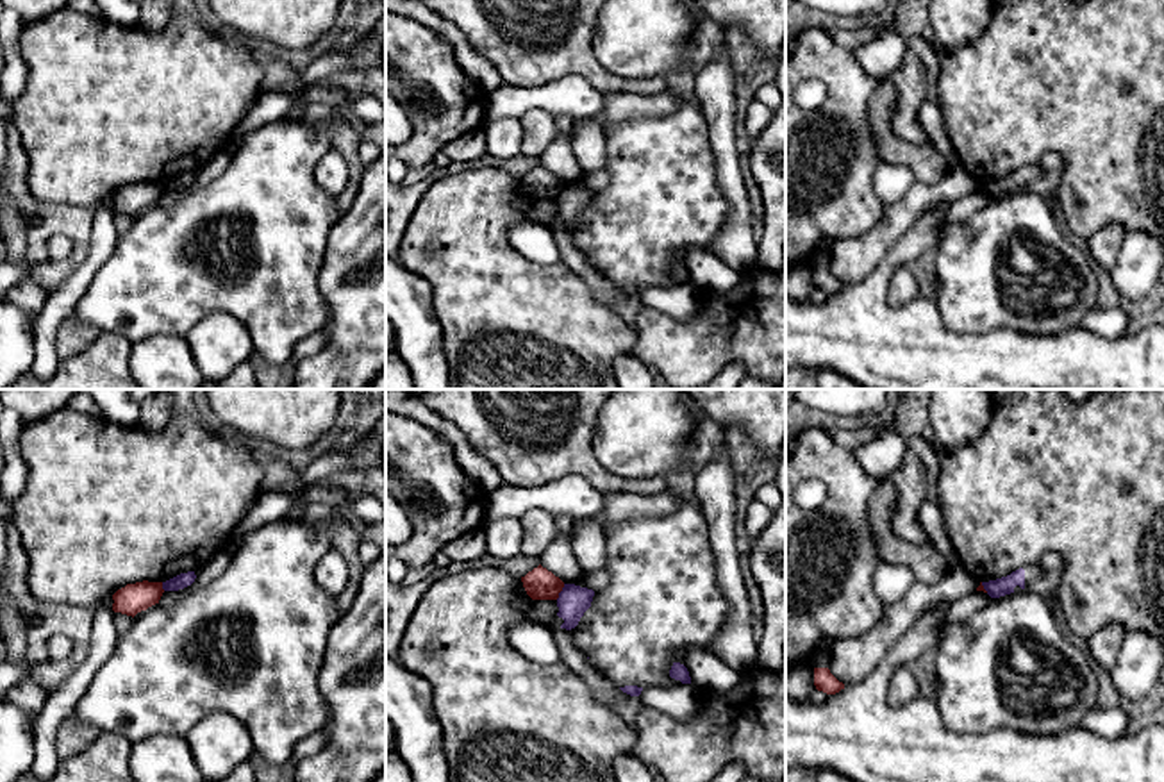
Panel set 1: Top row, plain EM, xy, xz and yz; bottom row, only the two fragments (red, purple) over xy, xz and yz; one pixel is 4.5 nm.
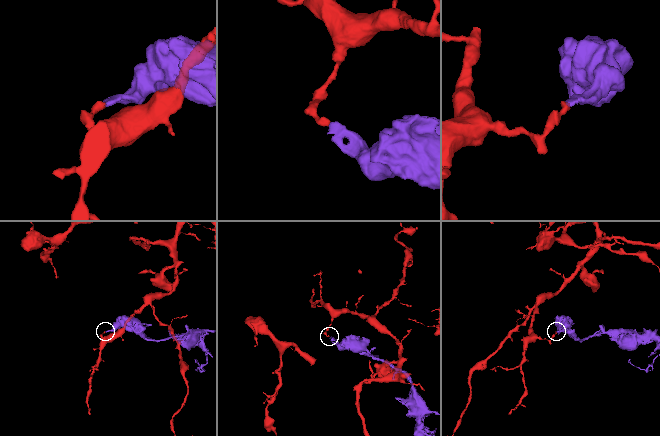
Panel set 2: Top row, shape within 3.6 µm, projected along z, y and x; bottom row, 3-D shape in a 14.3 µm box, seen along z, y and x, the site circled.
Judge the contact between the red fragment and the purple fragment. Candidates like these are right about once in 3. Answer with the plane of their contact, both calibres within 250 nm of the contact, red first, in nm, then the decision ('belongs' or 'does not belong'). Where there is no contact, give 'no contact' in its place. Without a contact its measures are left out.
xz | 140/140 nm | does not belong

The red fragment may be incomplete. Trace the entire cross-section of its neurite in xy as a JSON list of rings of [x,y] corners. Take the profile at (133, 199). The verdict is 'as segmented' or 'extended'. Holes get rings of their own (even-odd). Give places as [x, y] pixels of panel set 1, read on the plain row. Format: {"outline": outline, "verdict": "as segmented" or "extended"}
{"outline": [[[143,180],[127,184],[112,195],[112,211],[134,218],[137,212],[159,204],[162,193],[162,182]]], "verdict": "as segmented"}

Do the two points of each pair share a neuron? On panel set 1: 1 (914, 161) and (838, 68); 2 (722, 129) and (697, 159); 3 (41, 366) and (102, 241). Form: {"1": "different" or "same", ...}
{"1": "different", "2": "different", "3": "same"}

